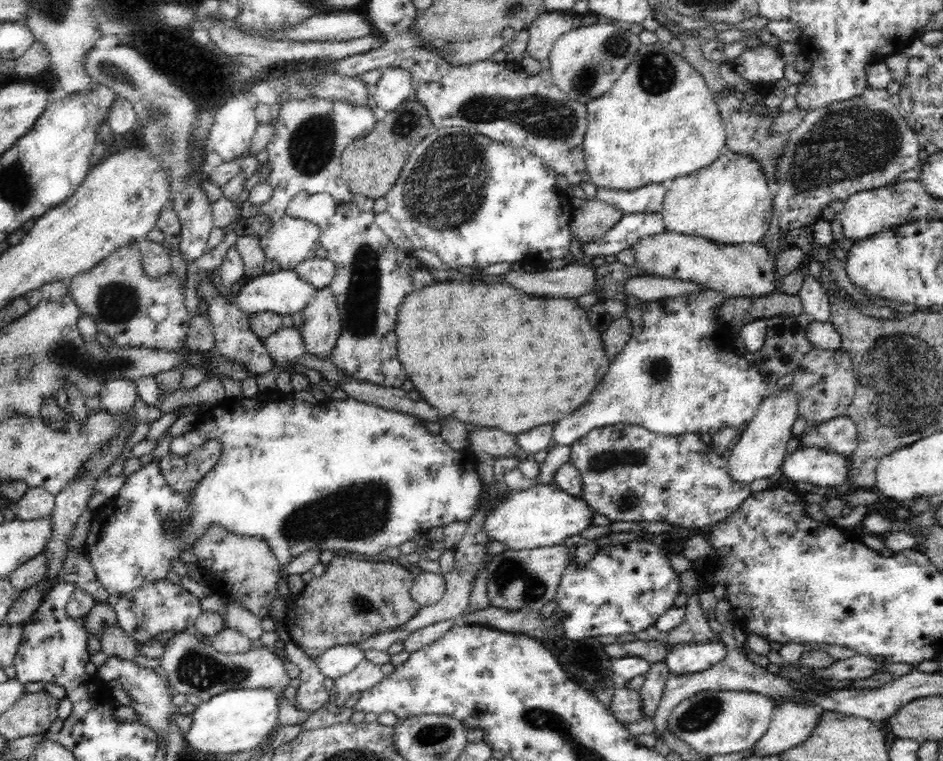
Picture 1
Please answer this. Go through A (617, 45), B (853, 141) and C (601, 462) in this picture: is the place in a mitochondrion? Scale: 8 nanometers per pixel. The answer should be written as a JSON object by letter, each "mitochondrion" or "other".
{"A":"mitochondrion","B":"mitochondrion","C":"mitochondrion"}

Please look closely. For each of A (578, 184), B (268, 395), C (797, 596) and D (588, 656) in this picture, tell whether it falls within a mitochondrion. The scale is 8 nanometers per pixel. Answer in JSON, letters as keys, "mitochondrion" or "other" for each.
{"A":"other","B":"other","C":"mitochondrion","D":"other"}

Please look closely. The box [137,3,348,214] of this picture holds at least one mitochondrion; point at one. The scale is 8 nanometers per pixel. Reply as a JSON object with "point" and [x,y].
{"point":[311,146]}

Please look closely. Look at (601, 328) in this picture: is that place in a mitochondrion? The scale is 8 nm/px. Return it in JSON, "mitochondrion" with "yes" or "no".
{"mitochondrion":"no"}

